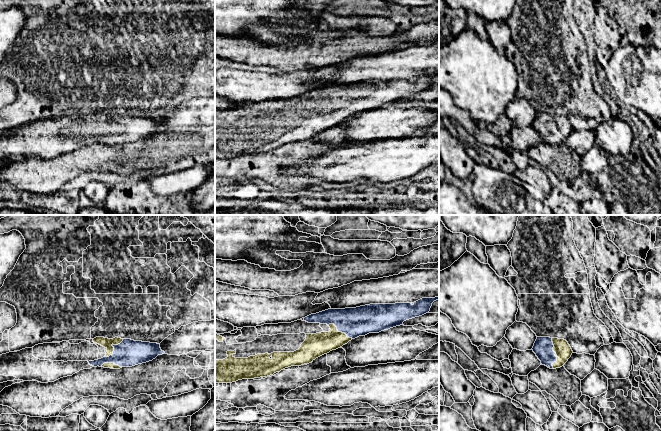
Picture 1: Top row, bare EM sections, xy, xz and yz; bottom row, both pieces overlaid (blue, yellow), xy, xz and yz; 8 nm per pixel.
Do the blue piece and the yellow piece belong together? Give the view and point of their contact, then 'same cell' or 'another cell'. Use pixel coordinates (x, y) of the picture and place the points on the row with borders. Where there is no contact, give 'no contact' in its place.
contact yz (555, 353); same cell

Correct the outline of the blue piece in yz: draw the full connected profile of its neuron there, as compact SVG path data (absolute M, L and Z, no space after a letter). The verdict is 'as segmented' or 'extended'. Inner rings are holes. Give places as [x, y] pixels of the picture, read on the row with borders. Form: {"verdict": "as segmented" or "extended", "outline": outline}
{"verdict": "extended", "outline": "M537 337L532 348L542 365L550 369L564 366L573 351L564 339Z"}

